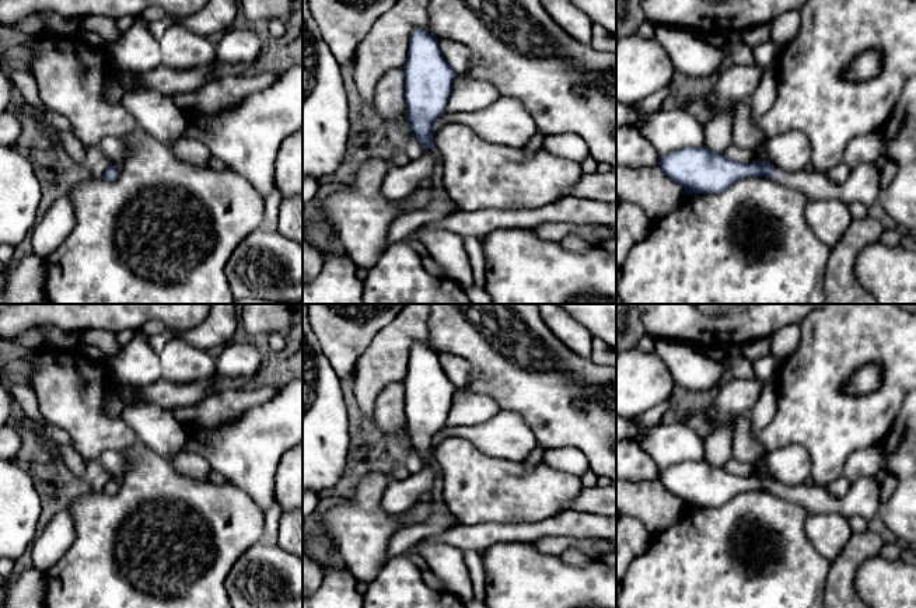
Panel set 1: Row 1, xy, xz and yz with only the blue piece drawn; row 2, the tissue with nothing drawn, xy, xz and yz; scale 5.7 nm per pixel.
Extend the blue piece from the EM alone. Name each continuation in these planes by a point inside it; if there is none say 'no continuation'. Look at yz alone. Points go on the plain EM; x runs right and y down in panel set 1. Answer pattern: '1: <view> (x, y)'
1: yz (863, 499)

